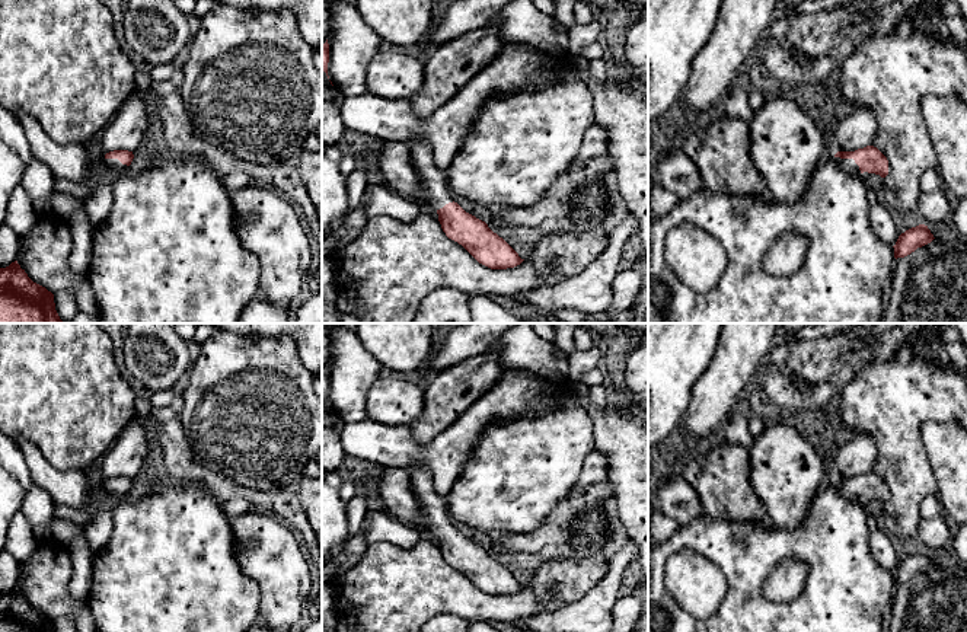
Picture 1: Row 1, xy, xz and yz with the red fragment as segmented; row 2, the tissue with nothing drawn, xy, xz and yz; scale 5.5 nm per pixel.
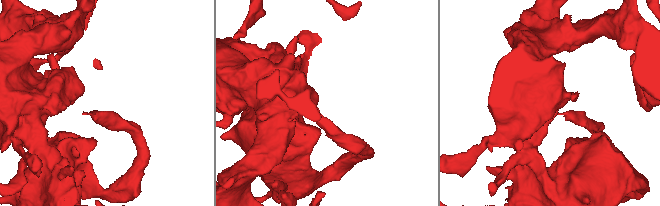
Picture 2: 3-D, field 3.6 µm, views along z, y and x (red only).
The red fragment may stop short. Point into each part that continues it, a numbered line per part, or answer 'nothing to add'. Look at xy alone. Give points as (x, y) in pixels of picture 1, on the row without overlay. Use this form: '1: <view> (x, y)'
1: xy (114, 491)

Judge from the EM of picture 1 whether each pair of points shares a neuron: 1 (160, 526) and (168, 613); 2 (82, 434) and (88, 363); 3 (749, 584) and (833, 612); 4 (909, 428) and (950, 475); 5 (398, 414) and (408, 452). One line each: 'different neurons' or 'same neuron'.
1: same neuron
2: same neuron
3: same neuron
4: different neurons
5: different neurons

